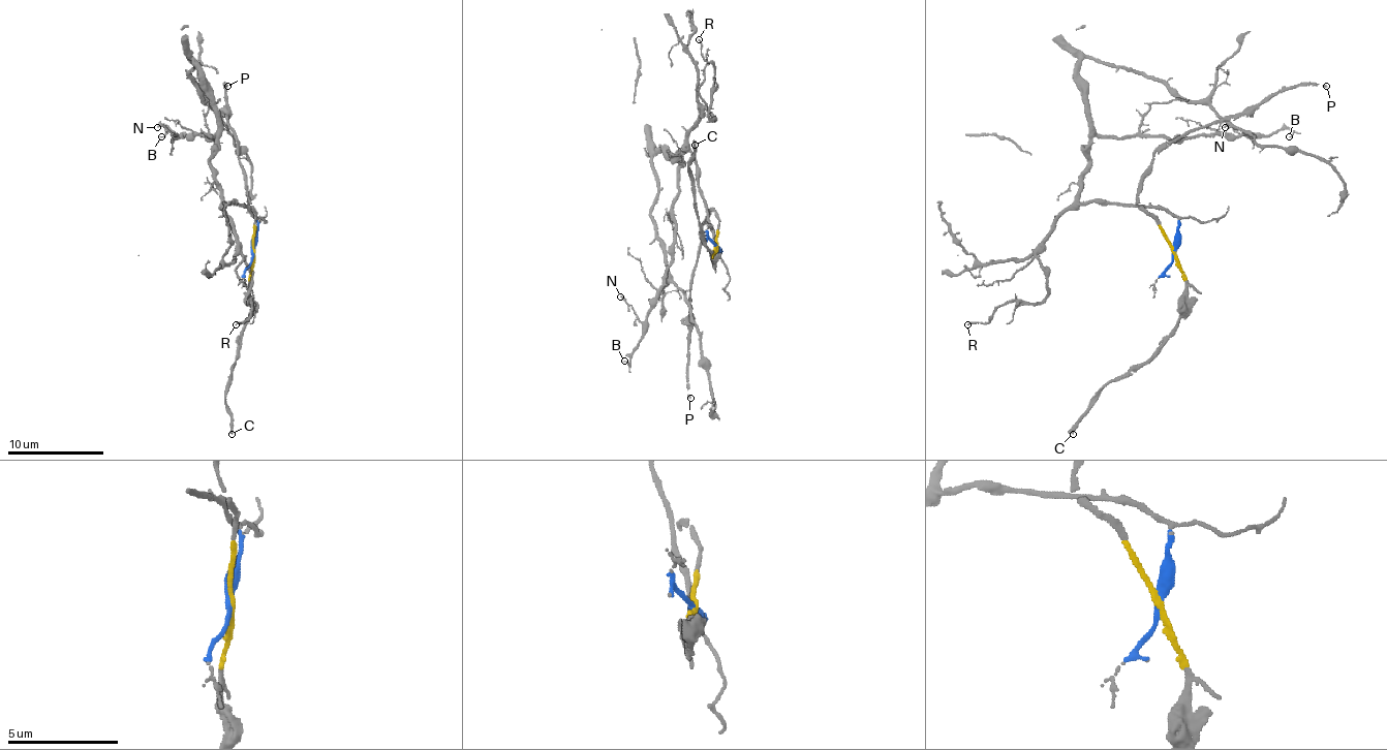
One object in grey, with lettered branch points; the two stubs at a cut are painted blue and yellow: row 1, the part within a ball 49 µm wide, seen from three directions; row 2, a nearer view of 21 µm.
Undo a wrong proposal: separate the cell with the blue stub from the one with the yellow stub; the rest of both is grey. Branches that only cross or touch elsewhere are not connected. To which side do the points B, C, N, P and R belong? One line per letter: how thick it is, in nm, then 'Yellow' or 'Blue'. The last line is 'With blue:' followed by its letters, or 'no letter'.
B: Thickness 70 nm. Blue
C: Thickness 240 nm. Yellow
N: Thickness 160 nm. Blue
P: Thickness 100 nm. Yellow
R: Thickness 110 nm. Blue
With blue: B, N, R

